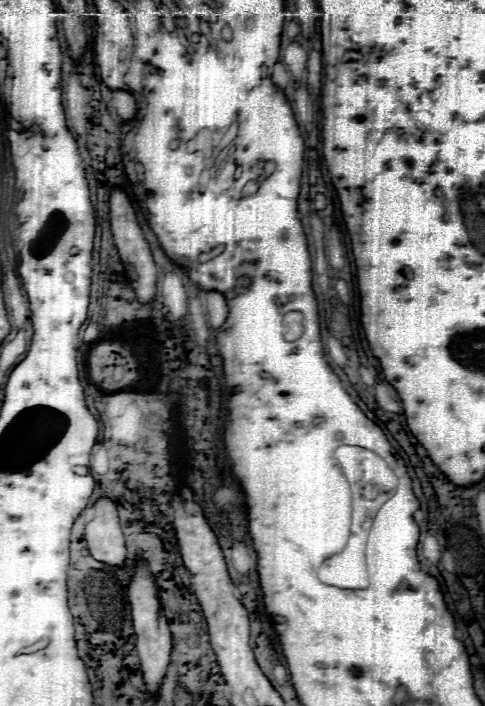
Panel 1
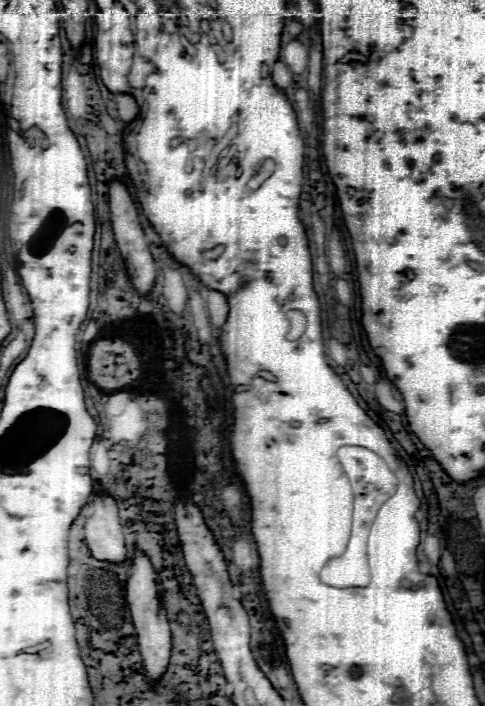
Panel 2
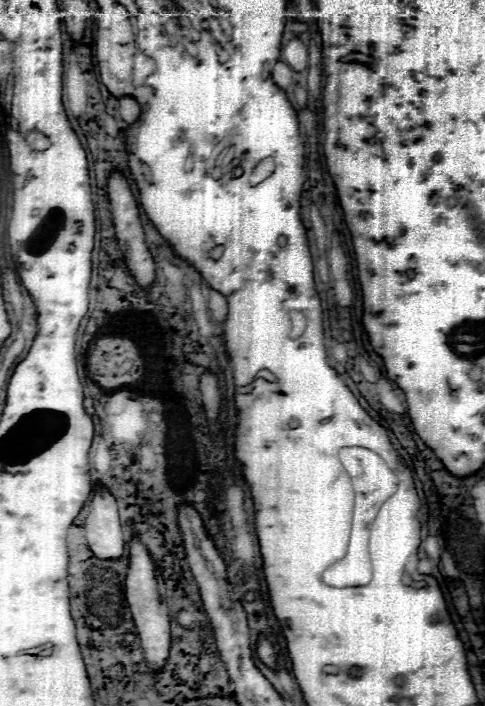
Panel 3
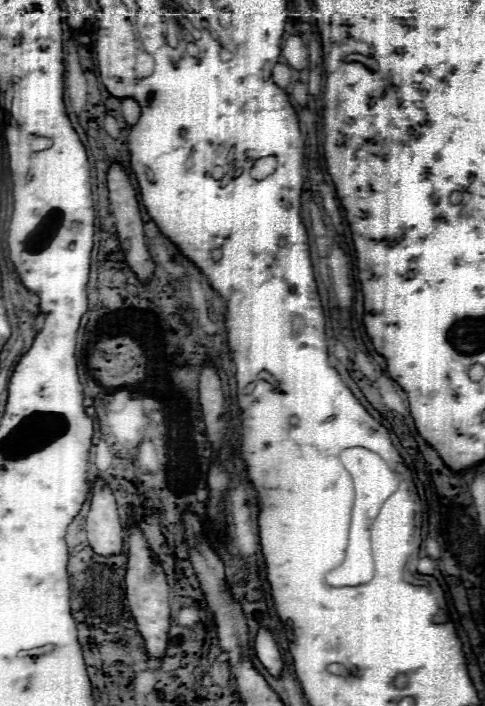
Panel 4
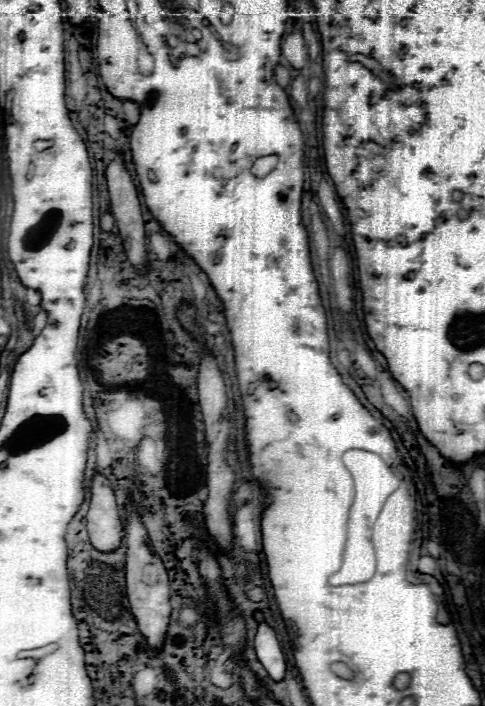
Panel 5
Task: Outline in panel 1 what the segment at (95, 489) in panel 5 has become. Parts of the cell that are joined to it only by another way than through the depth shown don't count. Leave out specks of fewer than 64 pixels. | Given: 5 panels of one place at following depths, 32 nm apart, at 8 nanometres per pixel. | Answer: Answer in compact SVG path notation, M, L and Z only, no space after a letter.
M100 498L94 504L94 510L94 520L86 524L86 540L90 554L98 562L104 562L108 566L124 566L128 552L114 502L108 498Z

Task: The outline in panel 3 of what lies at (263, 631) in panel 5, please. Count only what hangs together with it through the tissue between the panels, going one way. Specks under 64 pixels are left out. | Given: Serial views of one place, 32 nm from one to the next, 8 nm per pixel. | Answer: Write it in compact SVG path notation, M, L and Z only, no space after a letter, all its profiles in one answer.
M260 638L260 642L258 642L258 656L266 666L276 668L276 654L274 654L272 644L266 638Z

